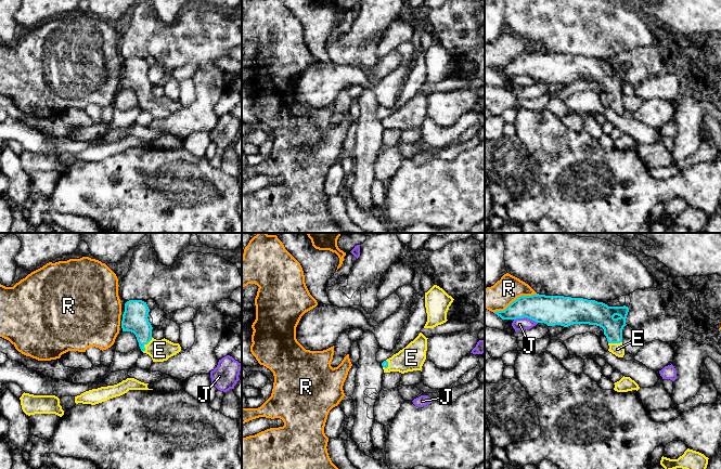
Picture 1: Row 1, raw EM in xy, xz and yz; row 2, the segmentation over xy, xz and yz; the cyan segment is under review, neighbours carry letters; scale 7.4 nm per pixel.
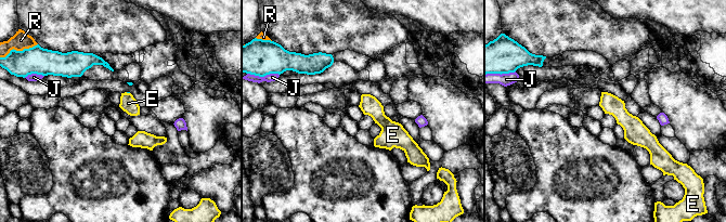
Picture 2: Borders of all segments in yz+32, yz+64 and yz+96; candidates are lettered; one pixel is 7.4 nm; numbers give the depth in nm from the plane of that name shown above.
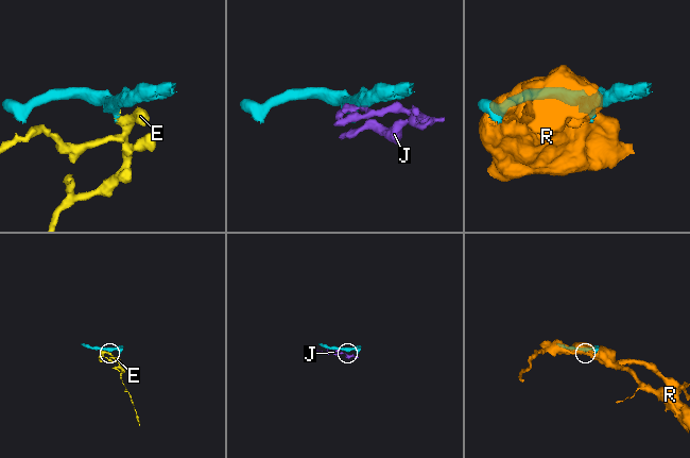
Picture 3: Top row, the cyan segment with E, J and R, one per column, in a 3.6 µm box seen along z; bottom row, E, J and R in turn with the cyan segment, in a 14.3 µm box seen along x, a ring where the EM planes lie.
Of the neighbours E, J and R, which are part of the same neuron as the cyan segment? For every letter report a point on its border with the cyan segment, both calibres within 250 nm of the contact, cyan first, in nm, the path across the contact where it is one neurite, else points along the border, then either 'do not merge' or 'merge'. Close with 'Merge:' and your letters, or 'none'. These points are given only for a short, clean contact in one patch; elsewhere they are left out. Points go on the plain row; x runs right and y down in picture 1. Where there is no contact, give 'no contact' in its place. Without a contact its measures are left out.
E: meets cyan in xy at (145, 101); 190 nm thick on the cyan side, 160 nm on the other; runs through xy (134, 76), (142, 86), (145, 101), (159, 107); merge
J: meets cyan in yz at (526, 74); 220 nm thick on the cyan side, 100 nm on the other; do not merge
R: meets cyan in yz at (516, 56); 200 nm thick on the cyan side, 190 nm on the other; do not merge
Merge: E

